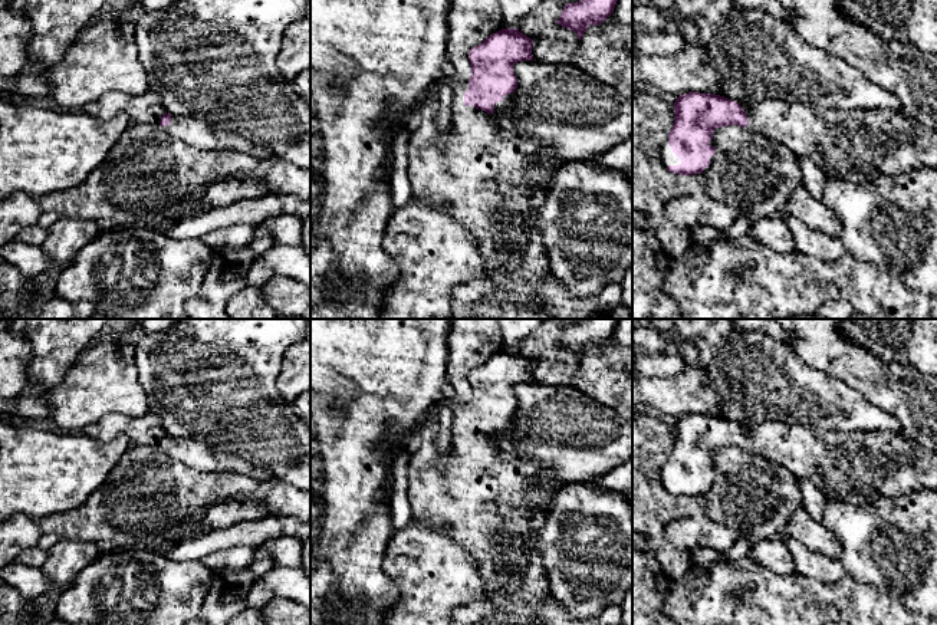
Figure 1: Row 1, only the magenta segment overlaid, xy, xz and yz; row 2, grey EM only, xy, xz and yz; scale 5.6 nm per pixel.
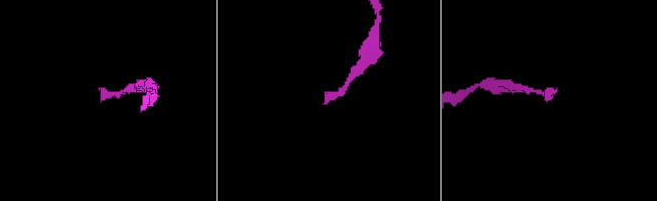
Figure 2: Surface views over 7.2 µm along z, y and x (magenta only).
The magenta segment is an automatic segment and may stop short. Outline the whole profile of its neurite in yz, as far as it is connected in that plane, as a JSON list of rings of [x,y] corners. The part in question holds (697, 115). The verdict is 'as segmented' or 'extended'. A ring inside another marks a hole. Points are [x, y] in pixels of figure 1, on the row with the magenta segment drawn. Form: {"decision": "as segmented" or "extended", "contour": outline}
{"decision": "extended", "contour": [[[688,92],[674,103],[674,125],[663,144],[663,162],[670,172],[693,175],[713,161],[717,147],[713,131],[737,125],[786,147],[798,159],[811,159],[828,178],[867,184],[880,177],[901,177],[914,171],[937,170],[937,131],[910,115],[890,109],[832,109],[790,99],[763,99],[744,105],[720,95]]]}

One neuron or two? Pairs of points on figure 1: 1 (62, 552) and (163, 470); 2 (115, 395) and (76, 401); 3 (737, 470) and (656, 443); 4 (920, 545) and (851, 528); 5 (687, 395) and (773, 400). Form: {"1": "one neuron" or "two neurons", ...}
{"1": "two neurons", "2": "one neuron", "3": "one neuron", "4": "one neuron", "5": "two neurons"}

